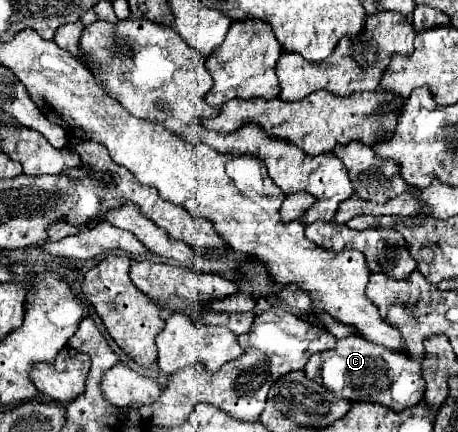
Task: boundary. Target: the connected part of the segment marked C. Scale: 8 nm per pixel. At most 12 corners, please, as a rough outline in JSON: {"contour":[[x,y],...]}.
{"contour":[[360,336],[310,356],[334,396],[398,412],[422,402],[420,360]]}

